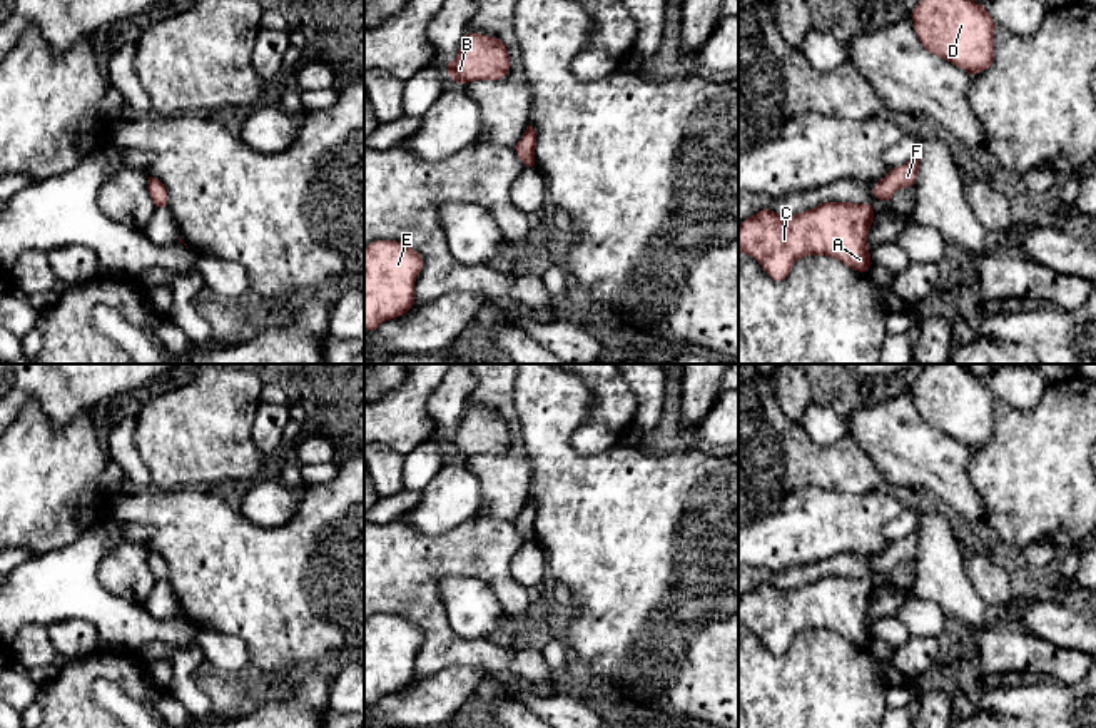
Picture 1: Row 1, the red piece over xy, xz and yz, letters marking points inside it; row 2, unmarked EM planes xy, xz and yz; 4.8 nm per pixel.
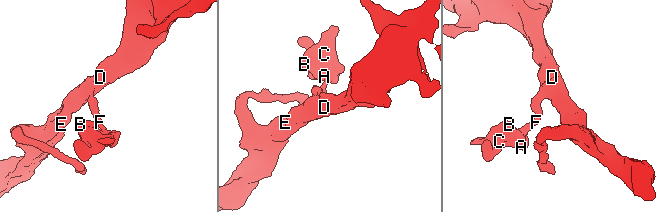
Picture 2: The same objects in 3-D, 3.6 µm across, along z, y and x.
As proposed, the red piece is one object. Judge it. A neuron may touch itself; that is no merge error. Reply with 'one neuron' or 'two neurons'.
one neuron

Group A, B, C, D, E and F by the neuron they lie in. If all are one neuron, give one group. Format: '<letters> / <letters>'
A B C D E F

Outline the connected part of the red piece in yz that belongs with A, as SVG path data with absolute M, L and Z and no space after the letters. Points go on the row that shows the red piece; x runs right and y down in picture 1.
M824 202L795 215L764 209L738 225L738 250L754 257L774 281L784 281L805 255L827 255L865 272L874 209L869 204Z

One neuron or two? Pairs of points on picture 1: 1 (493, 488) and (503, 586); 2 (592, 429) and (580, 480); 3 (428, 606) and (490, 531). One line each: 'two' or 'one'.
1: two
2: two
3: one

